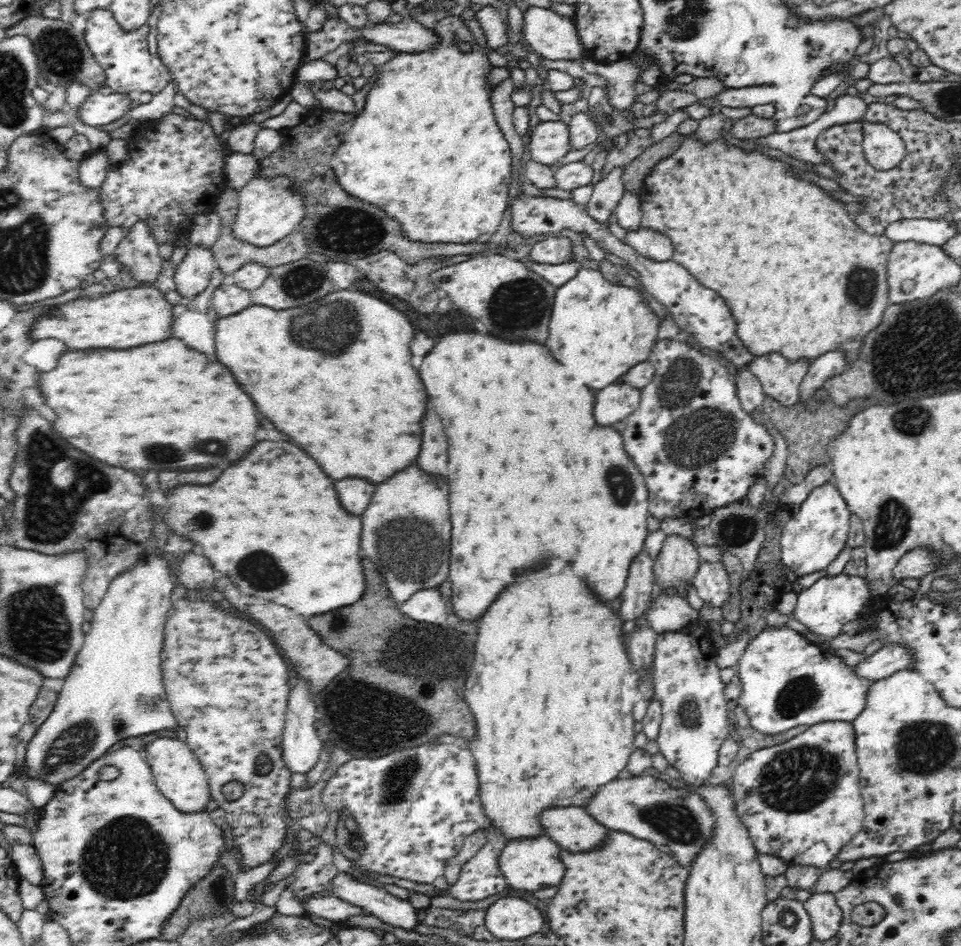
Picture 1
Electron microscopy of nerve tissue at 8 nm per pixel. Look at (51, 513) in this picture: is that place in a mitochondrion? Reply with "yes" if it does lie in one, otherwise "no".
yes

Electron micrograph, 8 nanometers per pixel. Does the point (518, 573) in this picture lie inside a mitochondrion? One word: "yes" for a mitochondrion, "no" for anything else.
no

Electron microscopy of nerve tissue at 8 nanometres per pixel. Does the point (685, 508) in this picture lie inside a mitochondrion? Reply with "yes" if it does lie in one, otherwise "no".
no

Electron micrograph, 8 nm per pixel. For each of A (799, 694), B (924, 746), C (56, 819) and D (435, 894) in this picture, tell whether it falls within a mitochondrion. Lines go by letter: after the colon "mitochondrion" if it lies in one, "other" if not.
A: mitochondrion
B: mitochondrion
C: other
D: other

